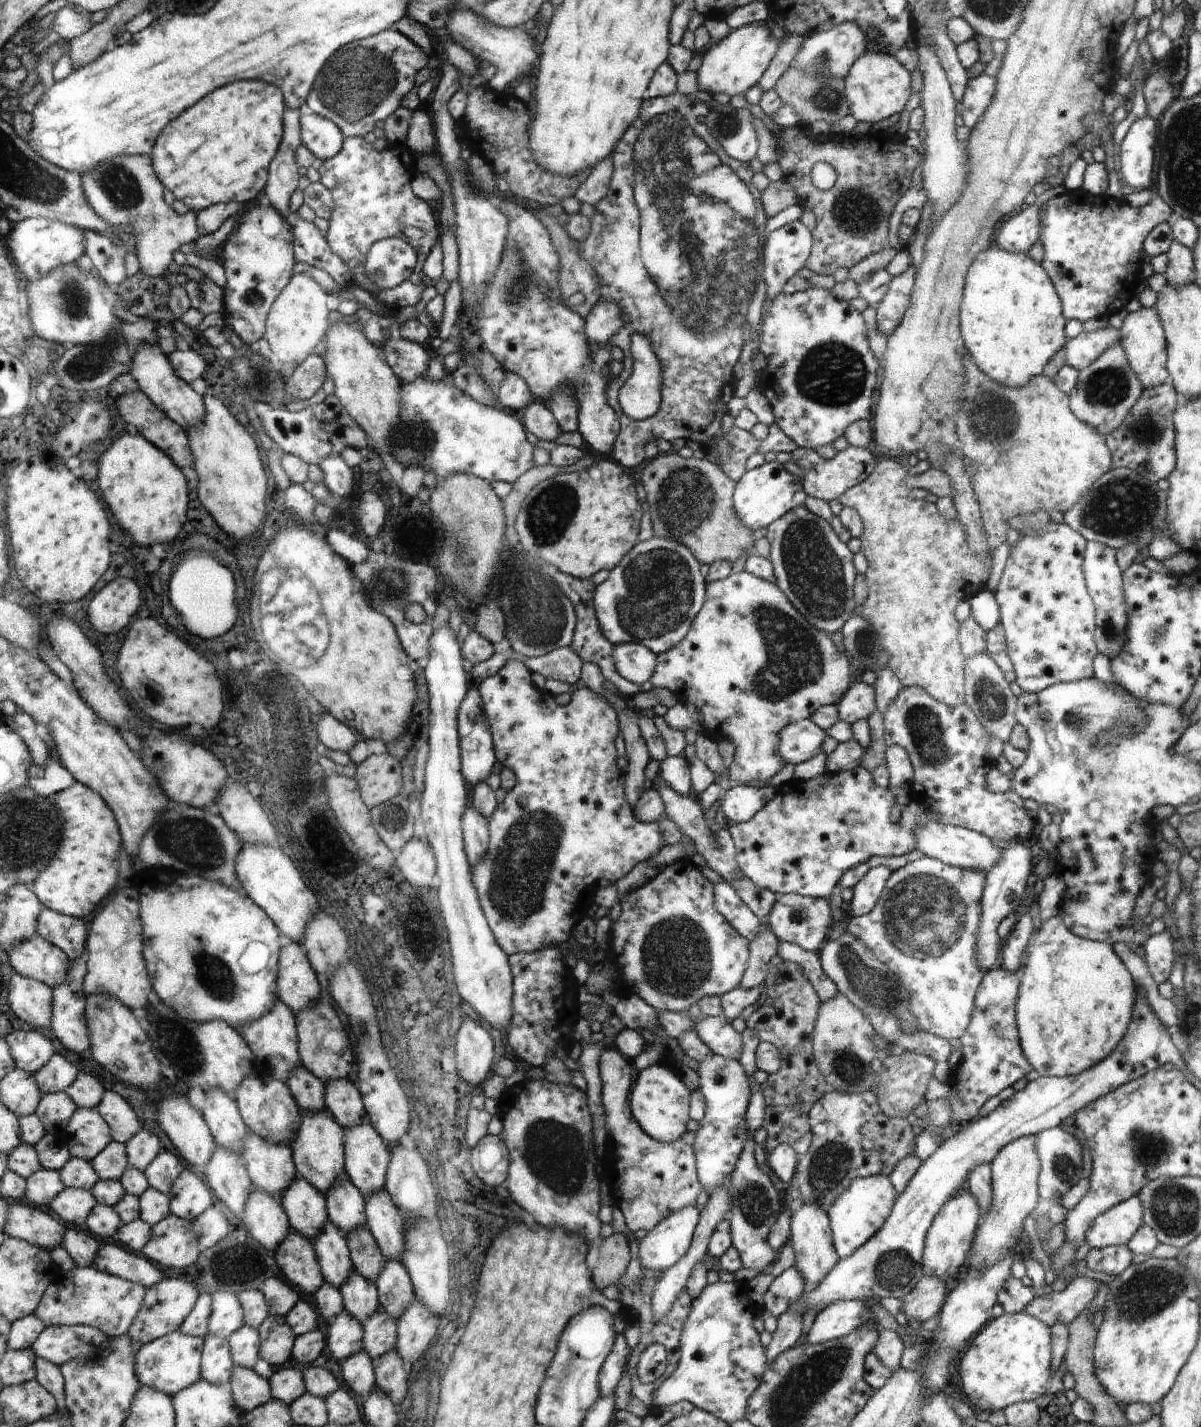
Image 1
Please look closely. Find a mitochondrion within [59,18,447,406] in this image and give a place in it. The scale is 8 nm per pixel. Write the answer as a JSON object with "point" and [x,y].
{"point":[361,79]}

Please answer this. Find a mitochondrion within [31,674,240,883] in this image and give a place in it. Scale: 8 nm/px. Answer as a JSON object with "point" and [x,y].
{"point":[194,844]}

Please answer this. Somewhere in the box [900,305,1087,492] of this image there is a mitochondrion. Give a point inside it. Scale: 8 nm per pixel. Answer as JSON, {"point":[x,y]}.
{"point":[992,417]}

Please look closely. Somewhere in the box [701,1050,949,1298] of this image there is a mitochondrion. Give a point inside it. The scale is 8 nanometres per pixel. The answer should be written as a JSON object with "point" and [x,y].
{"point":[830,1166]}

